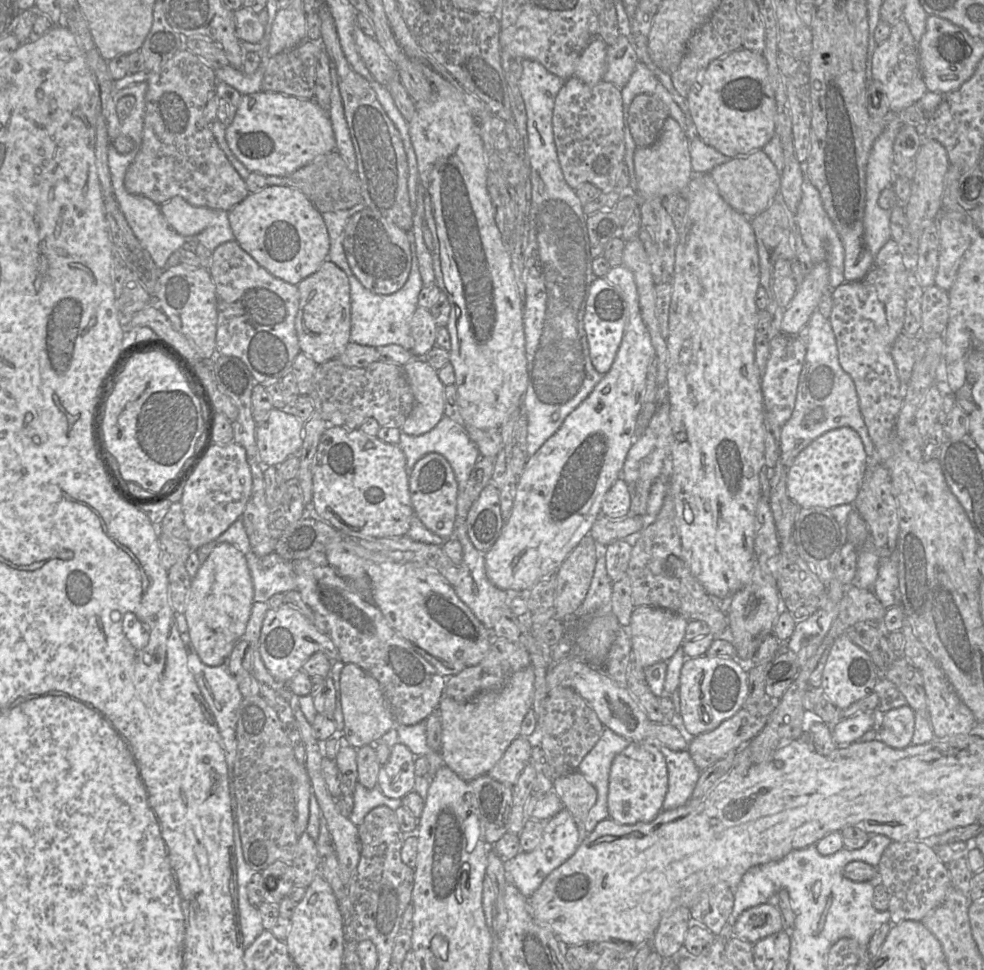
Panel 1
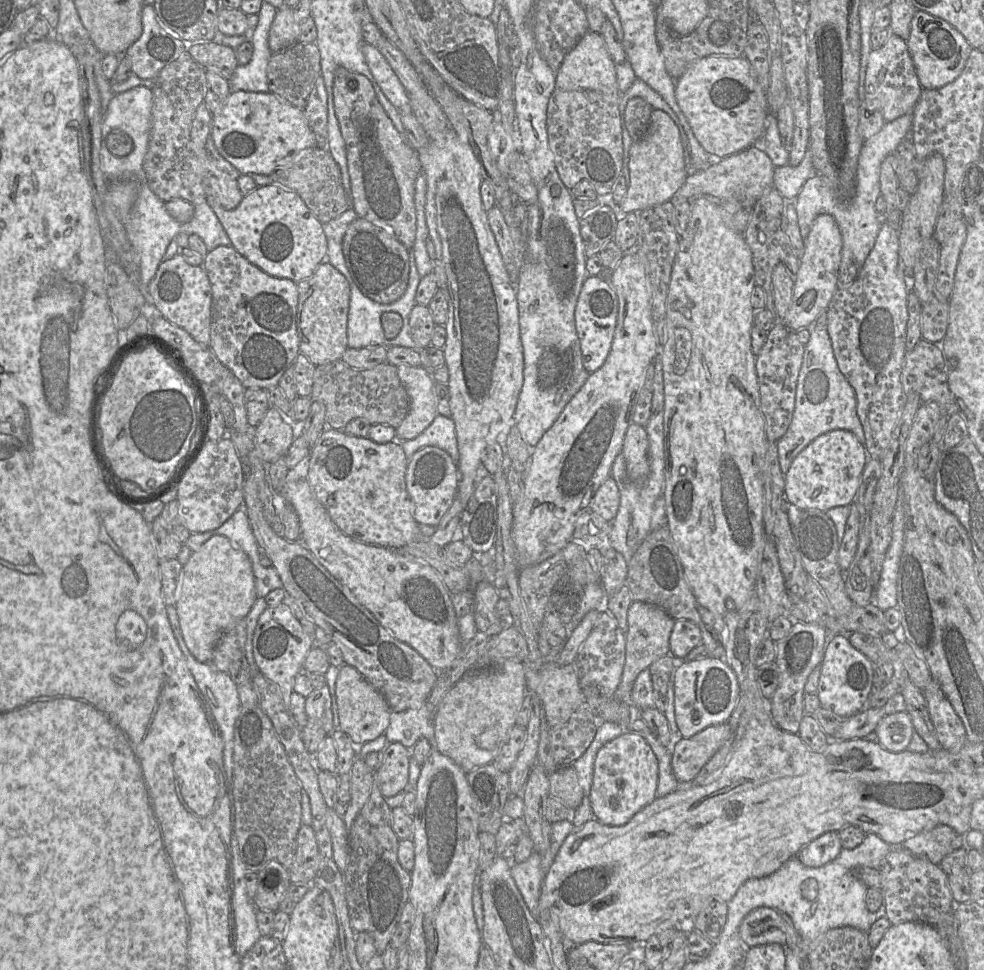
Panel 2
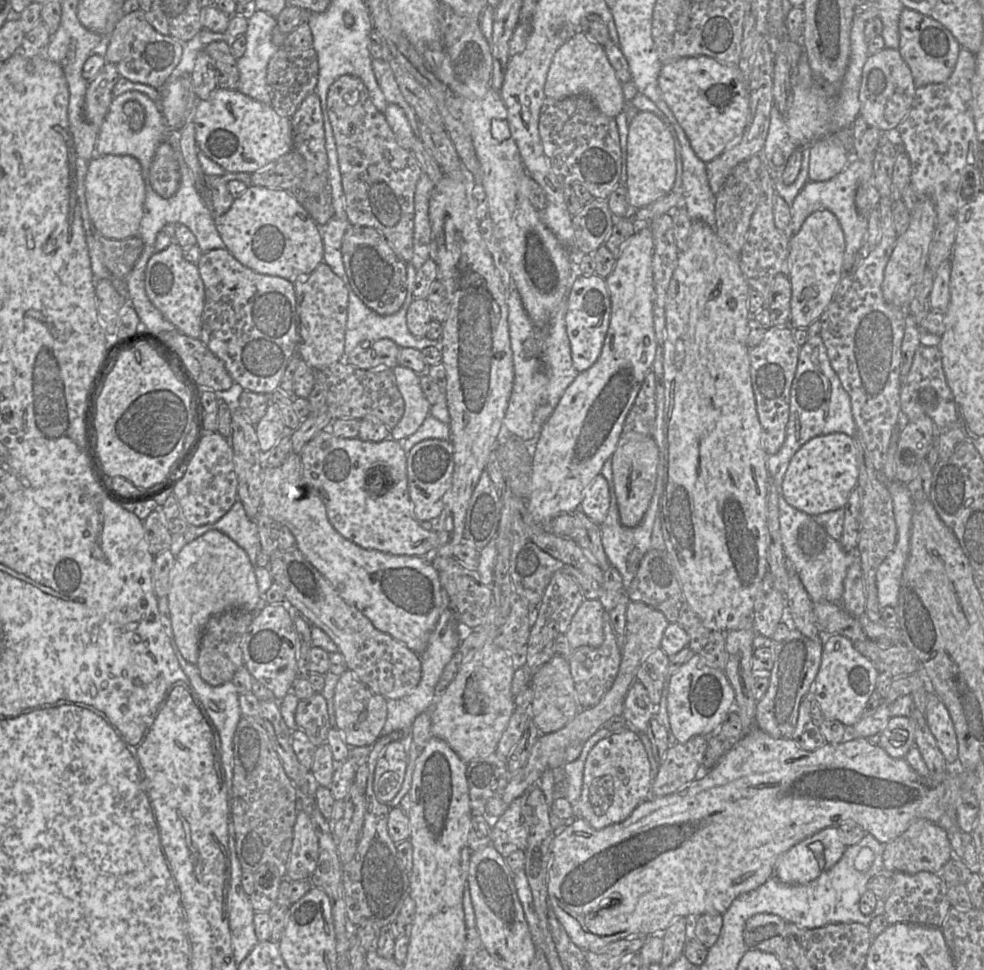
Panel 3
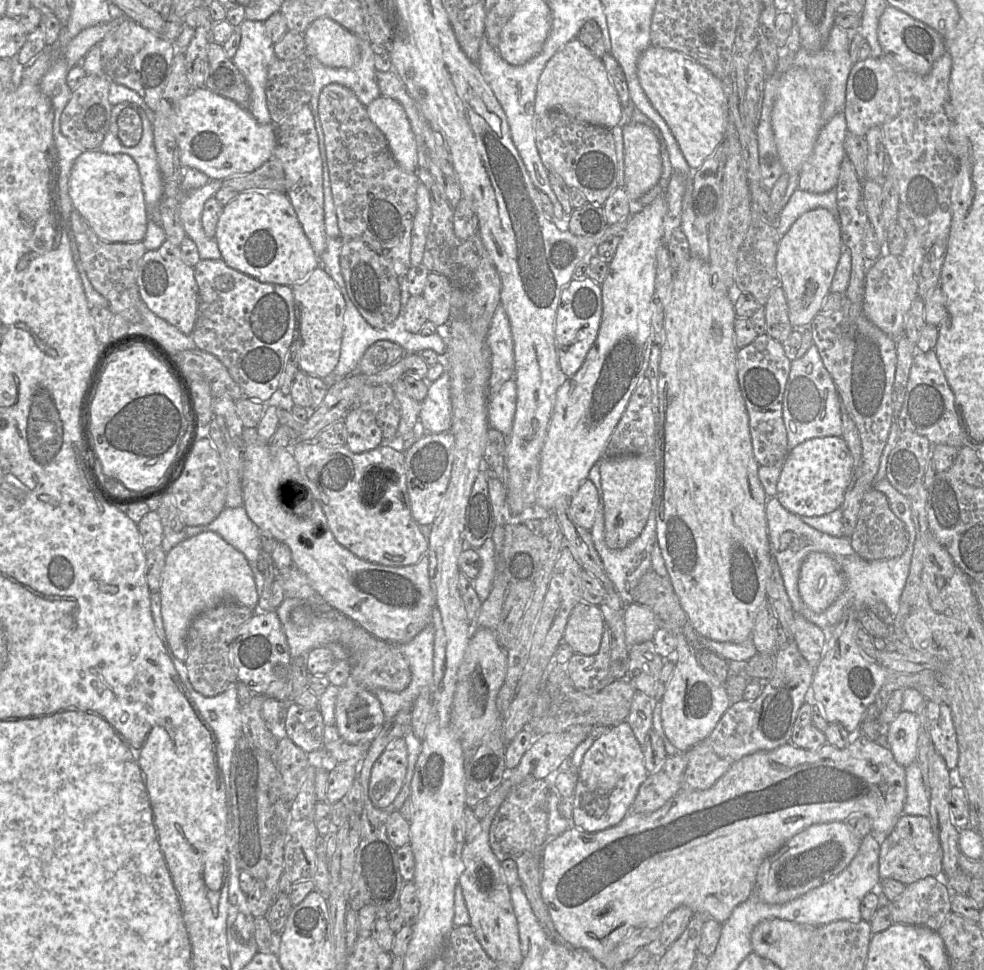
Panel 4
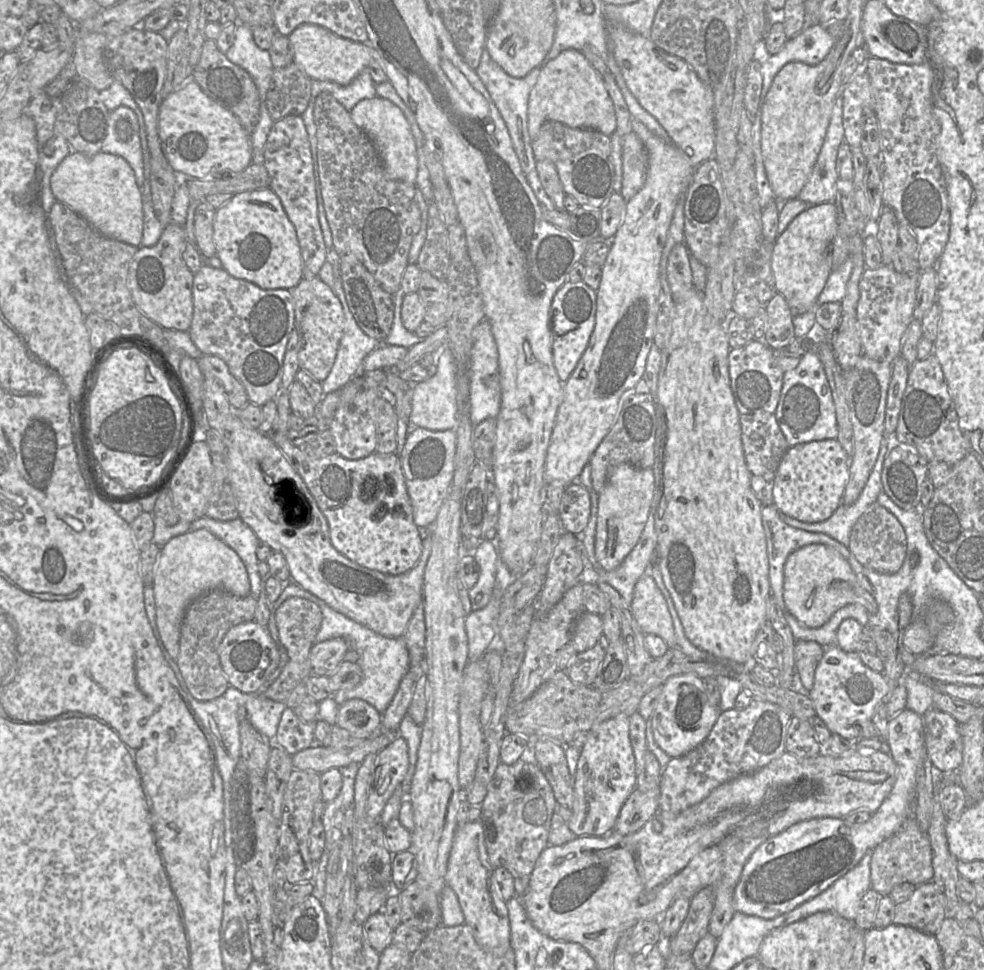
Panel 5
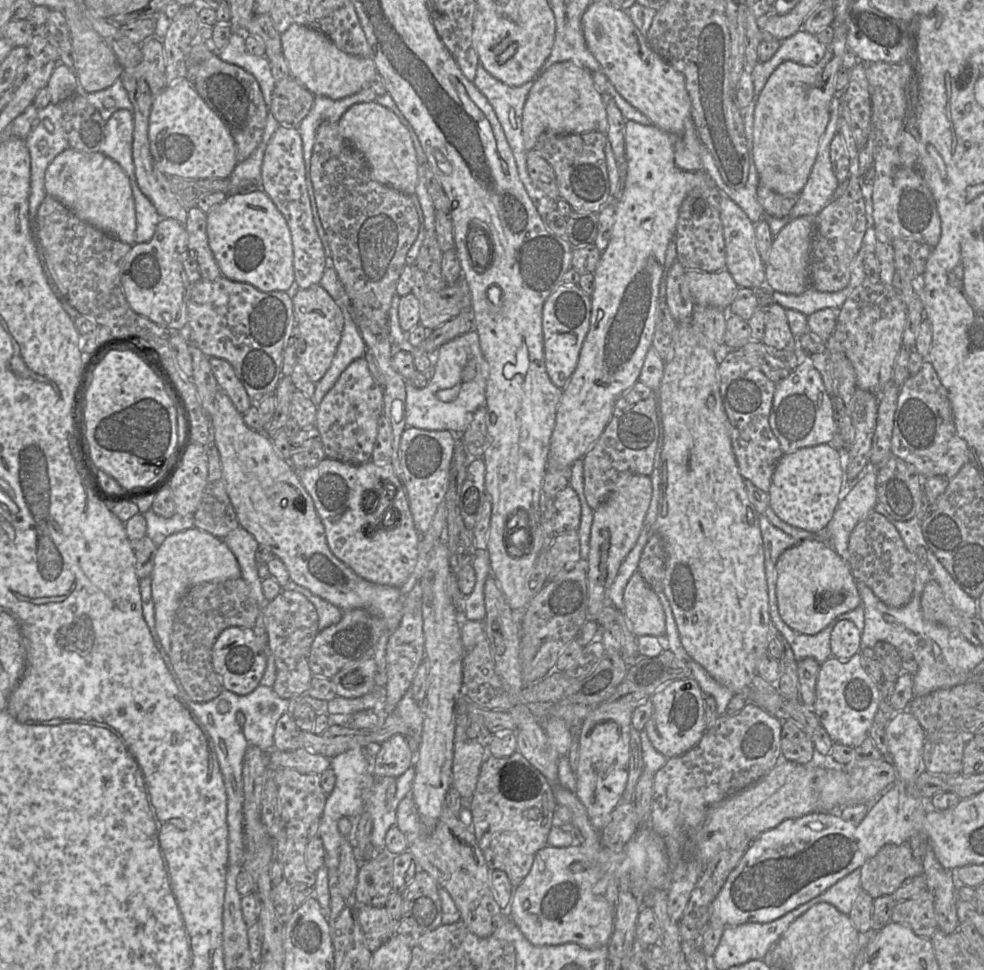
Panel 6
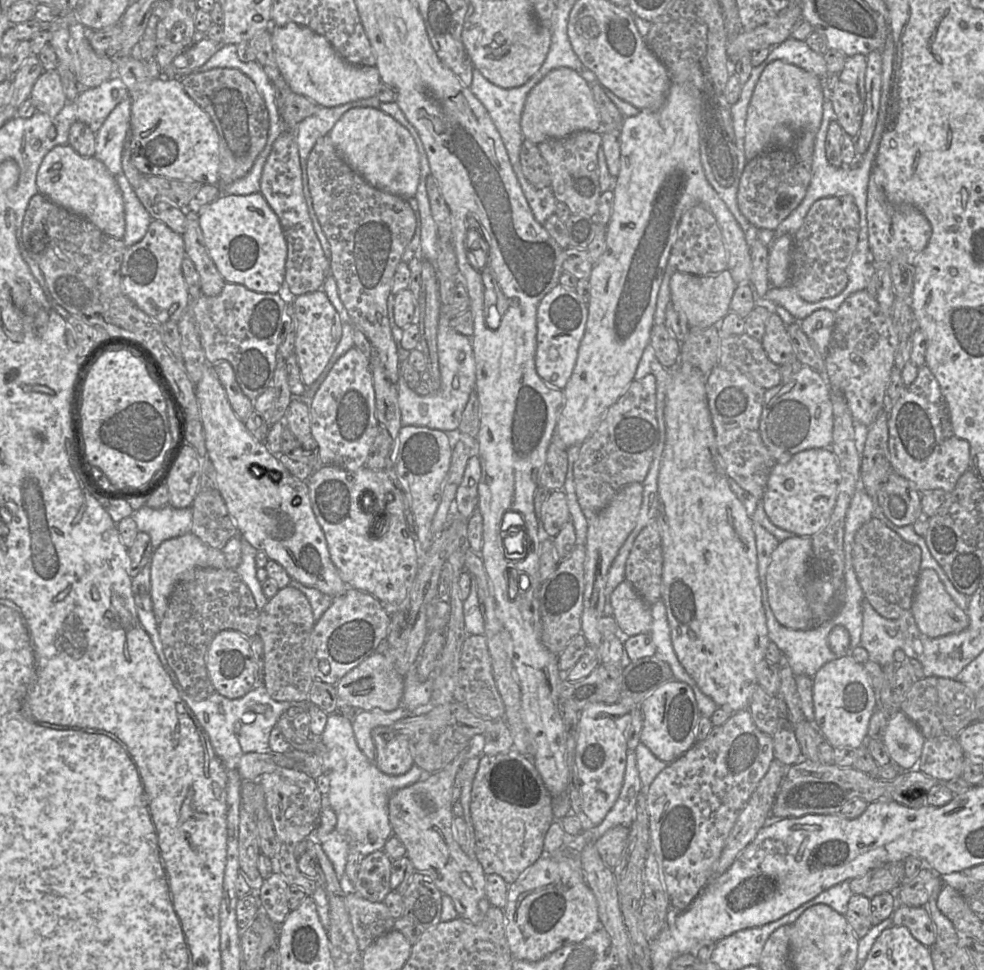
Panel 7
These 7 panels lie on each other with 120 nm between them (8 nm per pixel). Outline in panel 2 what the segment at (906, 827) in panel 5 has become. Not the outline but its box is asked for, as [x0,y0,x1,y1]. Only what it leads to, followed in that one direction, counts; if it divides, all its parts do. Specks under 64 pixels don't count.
[900,825,965,865]

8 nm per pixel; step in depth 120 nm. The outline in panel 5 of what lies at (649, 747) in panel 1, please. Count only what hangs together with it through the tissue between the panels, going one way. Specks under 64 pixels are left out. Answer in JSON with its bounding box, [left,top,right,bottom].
[567,715,636,836]

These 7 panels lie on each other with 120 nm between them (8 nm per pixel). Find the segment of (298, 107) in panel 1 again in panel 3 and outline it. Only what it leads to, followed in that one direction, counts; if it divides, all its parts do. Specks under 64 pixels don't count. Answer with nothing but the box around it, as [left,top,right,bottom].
[193,87,293,174]

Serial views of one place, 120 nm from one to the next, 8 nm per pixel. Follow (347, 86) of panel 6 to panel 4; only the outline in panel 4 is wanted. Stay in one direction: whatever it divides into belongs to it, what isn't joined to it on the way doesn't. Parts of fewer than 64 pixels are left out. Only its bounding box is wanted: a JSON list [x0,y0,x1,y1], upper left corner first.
[303,17,360,68]

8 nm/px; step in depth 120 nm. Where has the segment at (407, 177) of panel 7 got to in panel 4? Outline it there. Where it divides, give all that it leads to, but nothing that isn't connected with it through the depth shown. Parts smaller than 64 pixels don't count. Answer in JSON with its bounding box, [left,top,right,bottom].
[366,96,418,172]

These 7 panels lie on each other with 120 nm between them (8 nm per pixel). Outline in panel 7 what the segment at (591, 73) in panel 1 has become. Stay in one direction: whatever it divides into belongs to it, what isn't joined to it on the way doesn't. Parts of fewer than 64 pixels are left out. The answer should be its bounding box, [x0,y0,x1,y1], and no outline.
[521,67,601,145]

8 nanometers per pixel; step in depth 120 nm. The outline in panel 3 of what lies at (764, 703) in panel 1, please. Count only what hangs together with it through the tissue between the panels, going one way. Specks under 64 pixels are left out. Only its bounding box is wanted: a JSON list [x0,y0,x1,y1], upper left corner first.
[651,735,709,797]

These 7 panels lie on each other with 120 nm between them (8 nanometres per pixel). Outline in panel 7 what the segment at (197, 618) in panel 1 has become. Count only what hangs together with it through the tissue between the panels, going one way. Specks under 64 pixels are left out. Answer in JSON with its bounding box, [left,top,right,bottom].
[151,532,228,628]

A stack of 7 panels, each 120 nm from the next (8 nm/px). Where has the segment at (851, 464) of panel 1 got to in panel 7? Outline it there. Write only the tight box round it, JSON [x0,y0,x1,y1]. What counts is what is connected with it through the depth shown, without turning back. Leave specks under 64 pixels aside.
[762,448,840,537]

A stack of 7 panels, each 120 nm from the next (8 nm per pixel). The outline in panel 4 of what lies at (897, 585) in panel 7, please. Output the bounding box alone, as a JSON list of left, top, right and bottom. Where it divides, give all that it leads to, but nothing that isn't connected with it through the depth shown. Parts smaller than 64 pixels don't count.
[849,488,908,561]

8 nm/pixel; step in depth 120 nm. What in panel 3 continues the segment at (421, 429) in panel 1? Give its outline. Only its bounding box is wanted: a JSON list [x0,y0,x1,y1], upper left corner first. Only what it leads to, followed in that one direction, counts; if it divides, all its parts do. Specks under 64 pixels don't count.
[390,366,431,442]

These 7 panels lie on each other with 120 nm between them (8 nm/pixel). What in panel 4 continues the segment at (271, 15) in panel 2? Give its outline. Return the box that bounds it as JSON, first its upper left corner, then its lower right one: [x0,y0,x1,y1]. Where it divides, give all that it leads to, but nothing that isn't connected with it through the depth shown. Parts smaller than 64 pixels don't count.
[232,19,274,124]

